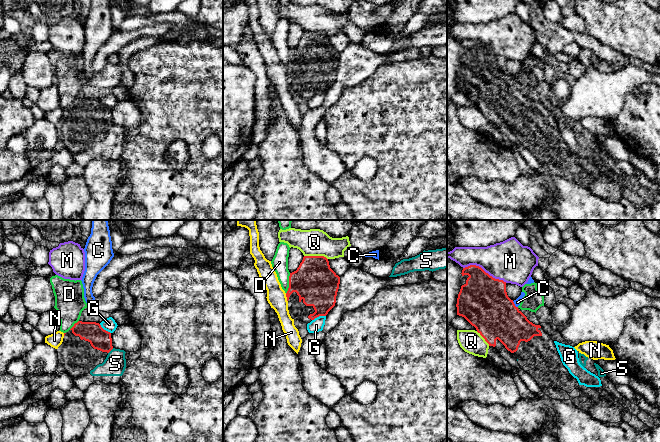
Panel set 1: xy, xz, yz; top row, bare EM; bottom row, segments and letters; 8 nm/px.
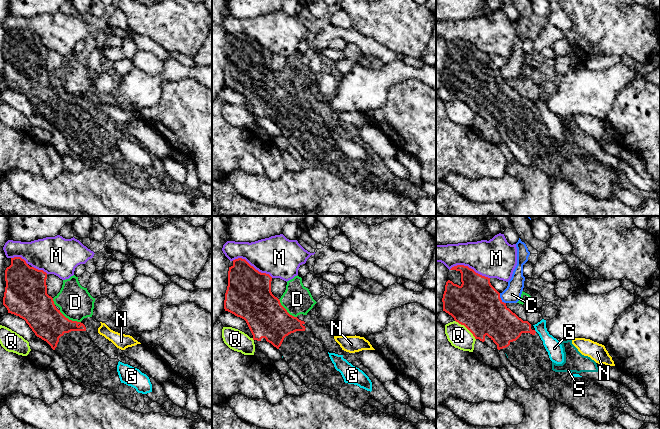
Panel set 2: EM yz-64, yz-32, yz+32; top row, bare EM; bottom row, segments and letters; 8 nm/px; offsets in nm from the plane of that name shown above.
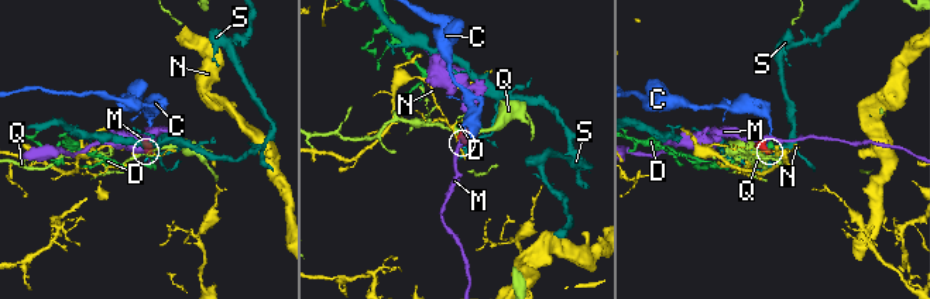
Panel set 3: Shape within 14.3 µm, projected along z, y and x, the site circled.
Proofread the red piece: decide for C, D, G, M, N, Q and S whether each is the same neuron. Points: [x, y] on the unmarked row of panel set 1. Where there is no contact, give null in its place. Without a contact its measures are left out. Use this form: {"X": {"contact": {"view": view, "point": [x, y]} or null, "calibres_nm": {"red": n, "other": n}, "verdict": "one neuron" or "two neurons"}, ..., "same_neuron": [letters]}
{"C": {"contact": {"view": "yz", "point": [514, 80]}, "calibres_nm": {"red": 400, "other": 50}, "verdict": "two neurons"}, "D": {"contact": {"view": "xz", "point": [289, 59]}, "calibres_nm": {"red": 340, "other": 130}, "verdict": "two neurons"}, "G": {"contact": {"view": "xz", "point": [318, 92]}, "calibres_nm": {"red": 320, "other": 110}, "verdict": "two neurons"}, "M": {"contact": {"view": "yz", "point": [484, 47]}, "calibres_nm": {"red": 400, "other": 320}, "verdict": "two neurons"}, "N": {"contact": {"view": "xz", "point": [286, 72]}, "calibres_nm": {"red": 340, "other": 160}, "verdict": "two neurons"}, "Q": {"contact": {"view": "xz", "point": [316, 32]}, "calibres_nm": {"red": 340, "other": 220}, "verdict": "two neurons"}, "S": {"contact": {"view": "xy", "point": [110, 126]}, "calibres_nm": {"red": 170, "other": 180}, "verdict": "two neurons"}, "same_neuron": []}

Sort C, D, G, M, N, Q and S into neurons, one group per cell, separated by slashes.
C / D / G / M / N / Q / S

